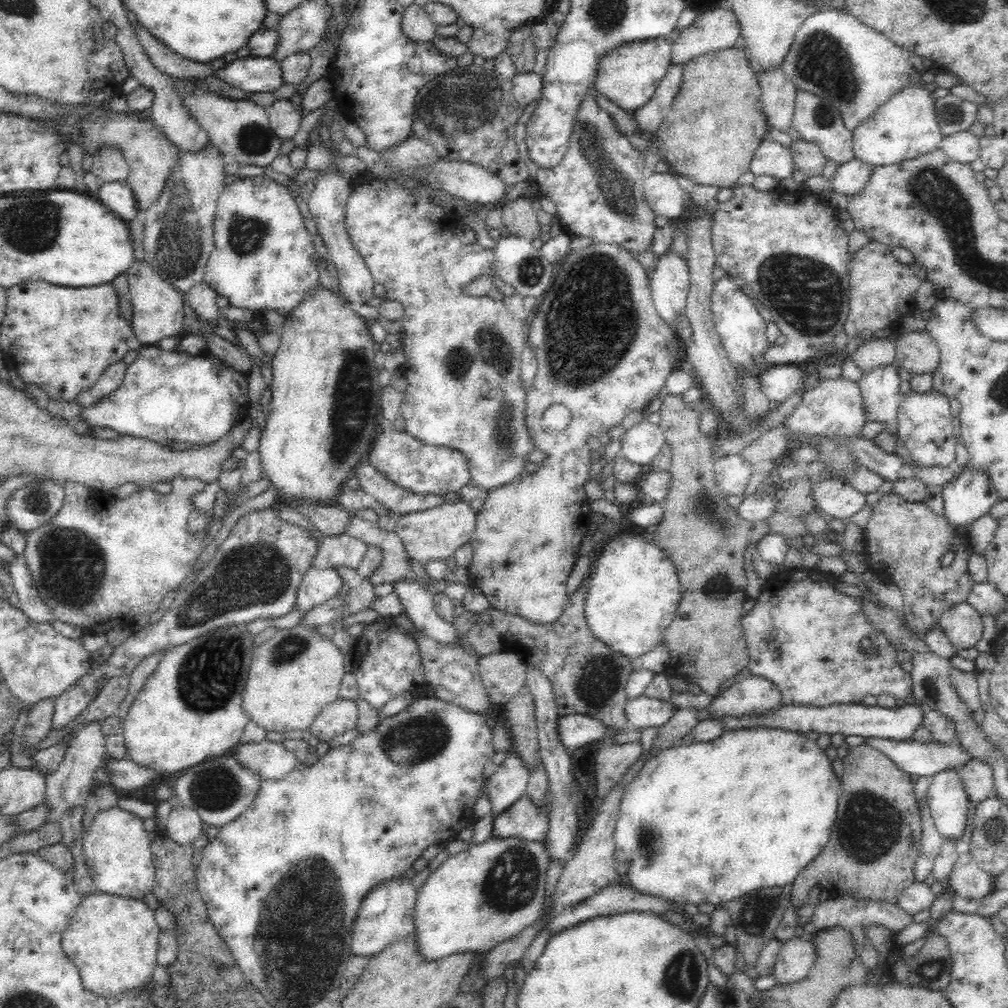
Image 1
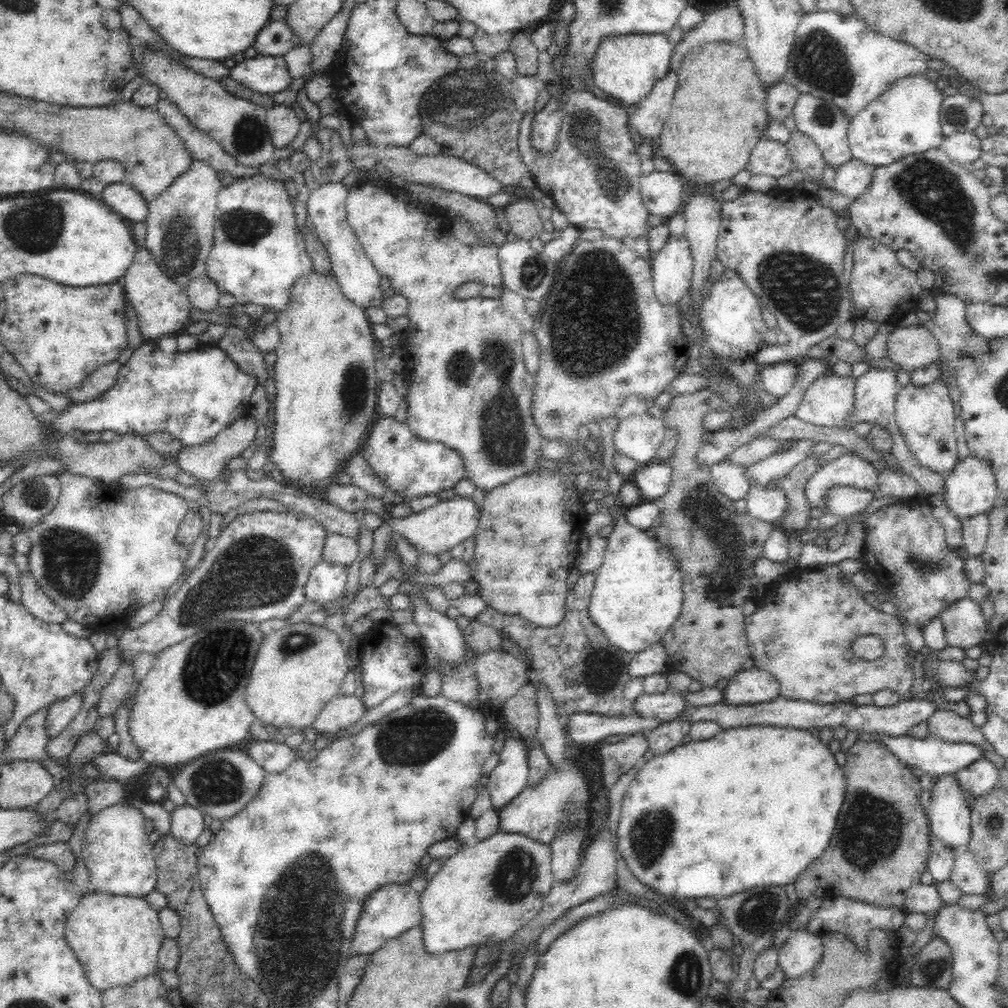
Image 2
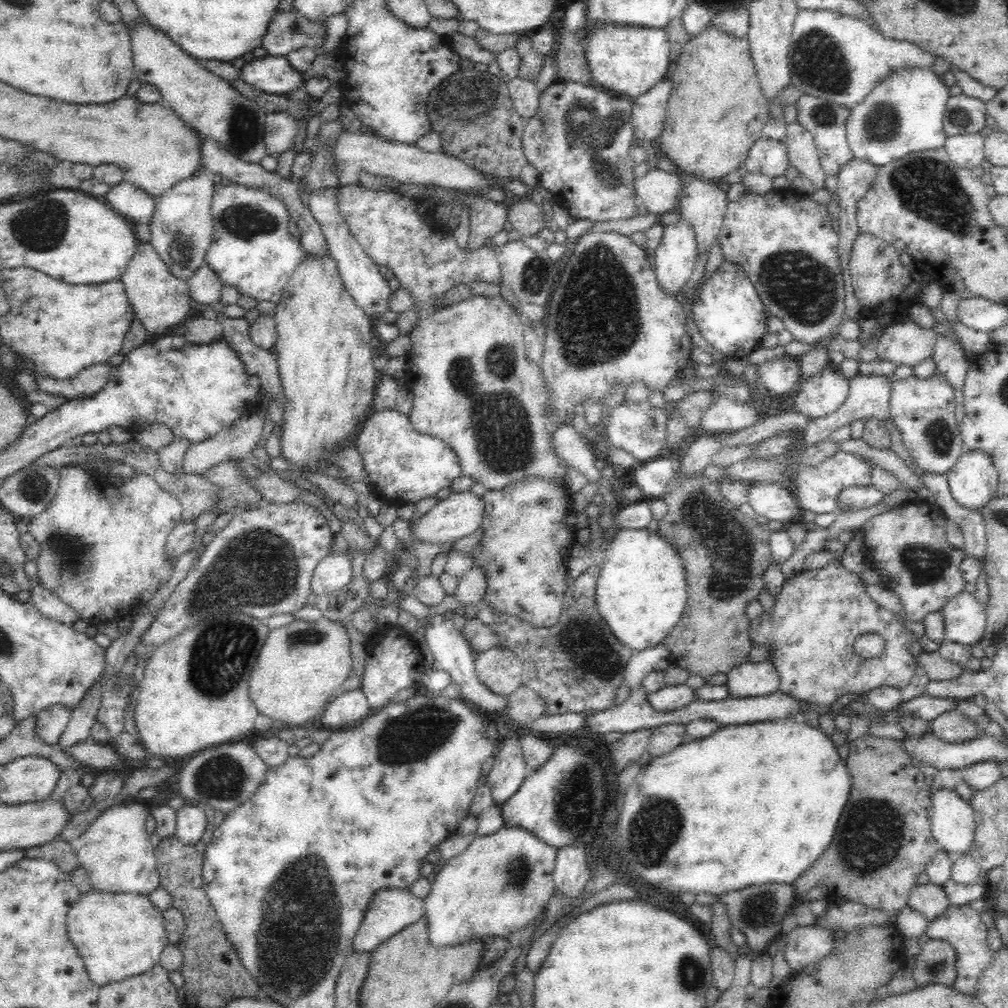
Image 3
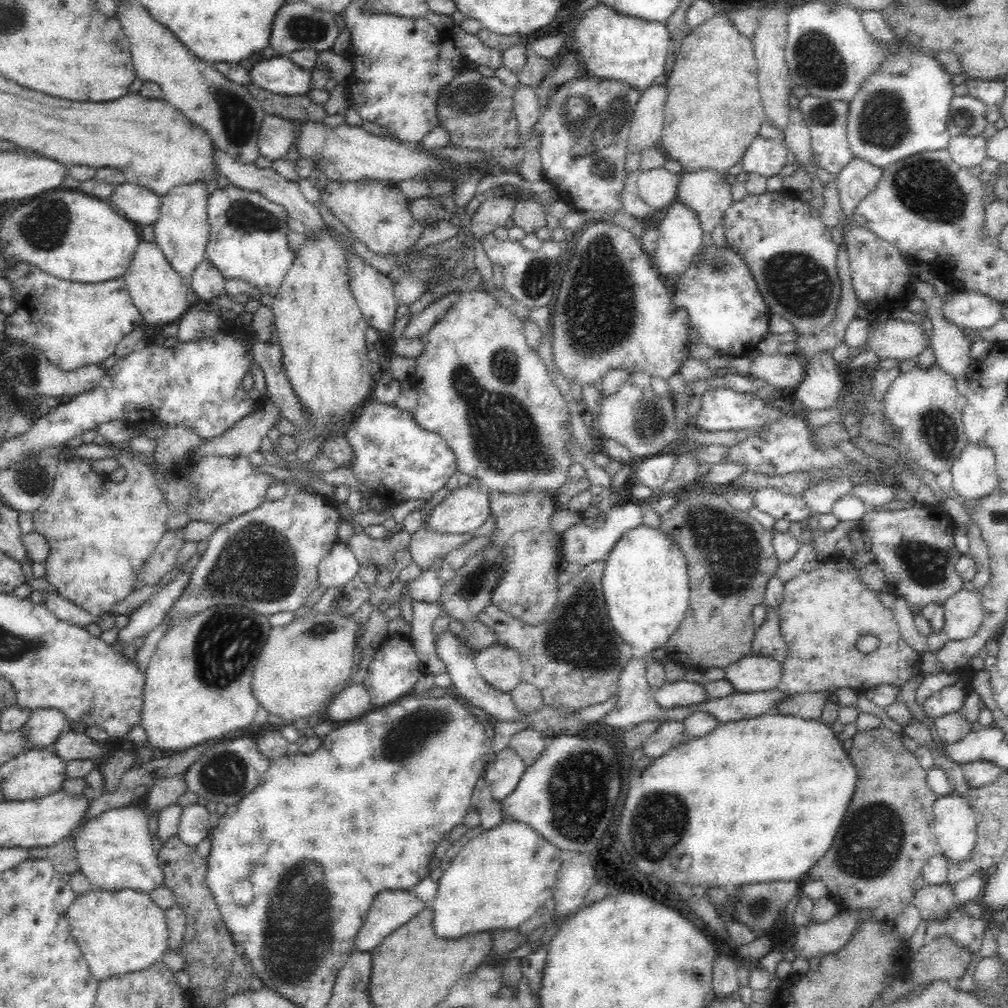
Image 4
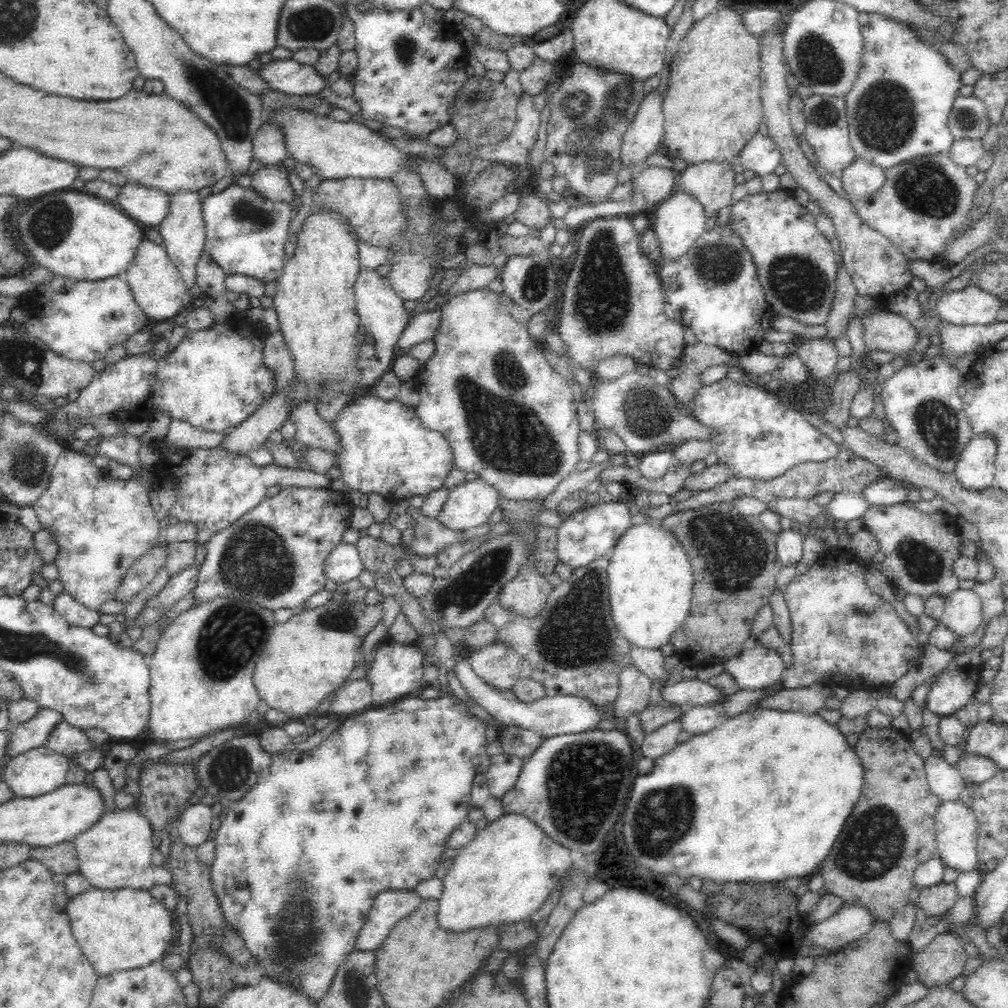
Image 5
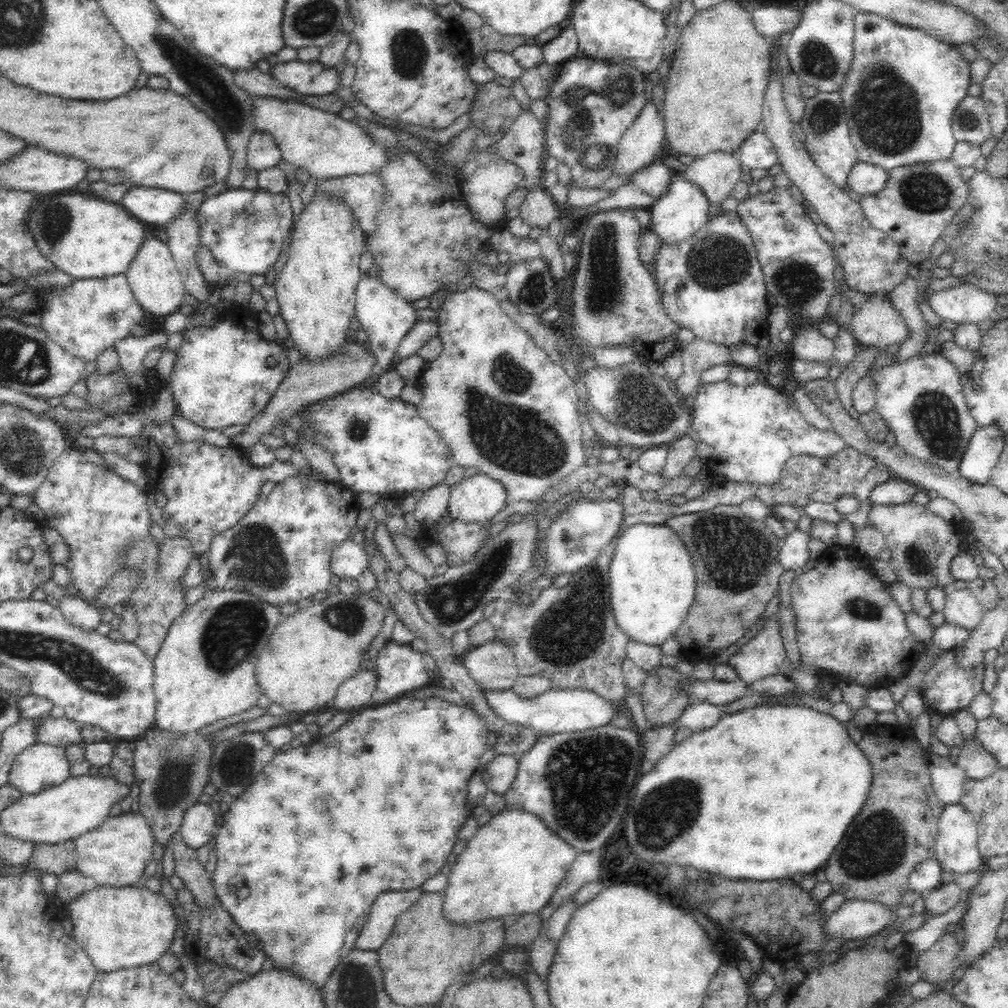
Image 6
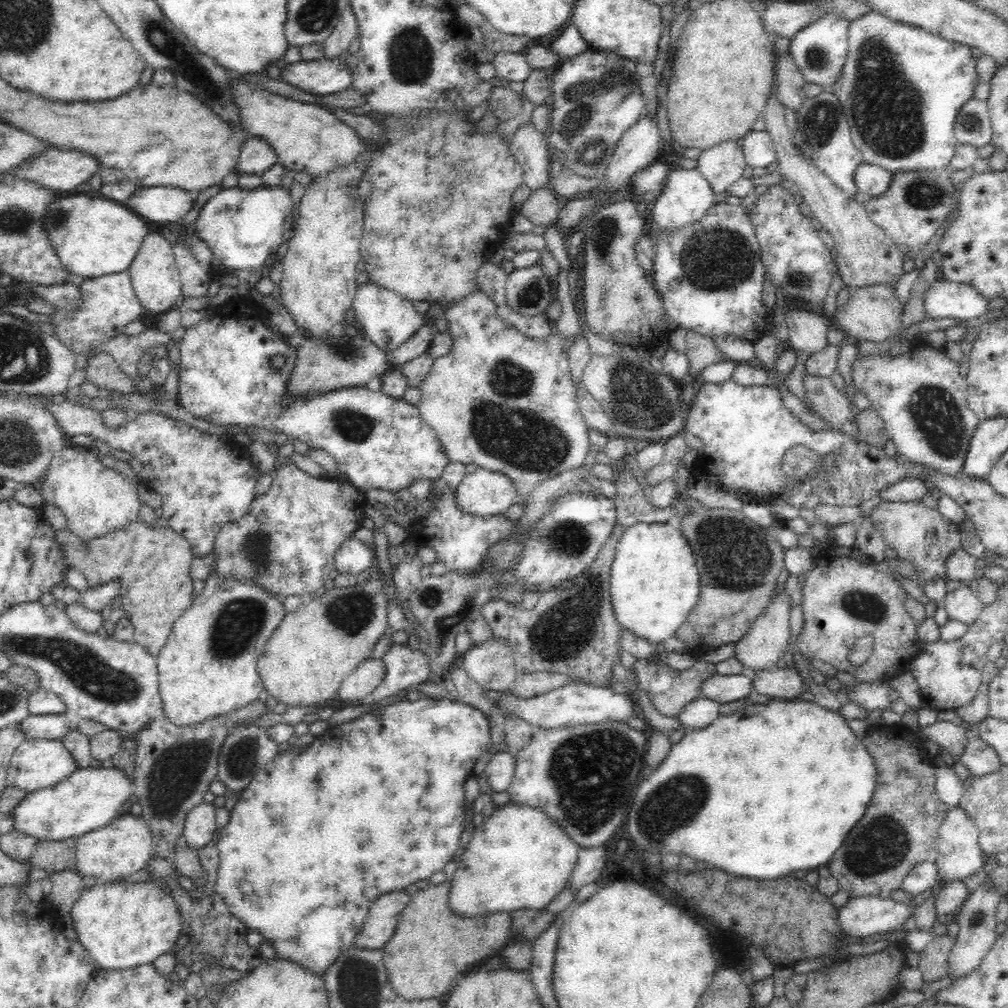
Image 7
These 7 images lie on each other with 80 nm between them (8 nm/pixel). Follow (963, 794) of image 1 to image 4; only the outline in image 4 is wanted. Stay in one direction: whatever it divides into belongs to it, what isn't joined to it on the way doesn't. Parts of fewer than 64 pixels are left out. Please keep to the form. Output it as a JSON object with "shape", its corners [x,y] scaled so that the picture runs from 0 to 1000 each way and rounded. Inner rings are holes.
{"shape":[[[942,786],[942,788],[931,790],[927,794],[926,801],[924,821],[929,828],[933,845],[941,854],[962,852],[962,847],[964,847],[969,833],[969,813],[958,791]]]}

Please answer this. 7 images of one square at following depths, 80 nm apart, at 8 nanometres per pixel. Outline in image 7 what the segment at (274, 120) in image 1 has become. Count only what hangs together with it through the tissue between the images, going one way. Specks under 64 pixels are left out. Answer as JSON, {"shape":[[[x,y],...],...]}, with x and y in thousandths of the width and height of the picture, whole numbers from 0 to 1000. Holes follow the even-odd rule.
{"shape":[[[249,134],[240,145],[235,170],[238,173],[258,174],[274,162],[277,162],[276,154],[268,143],[258,135]]]}

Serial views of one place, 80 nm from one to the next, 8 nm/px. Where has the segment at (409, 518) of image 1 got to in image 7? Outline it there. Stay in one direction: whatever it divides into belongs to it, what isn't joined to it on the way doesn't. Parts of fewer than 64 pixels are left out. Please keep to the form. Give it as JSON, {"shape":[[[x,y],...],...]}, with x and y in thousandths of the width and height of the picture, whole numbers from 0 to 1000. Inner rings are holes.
{"shape":[[[478,464],[463,470],[451,485],[456,507],[476,513],[498,511],[513,494],[506,473]]]}

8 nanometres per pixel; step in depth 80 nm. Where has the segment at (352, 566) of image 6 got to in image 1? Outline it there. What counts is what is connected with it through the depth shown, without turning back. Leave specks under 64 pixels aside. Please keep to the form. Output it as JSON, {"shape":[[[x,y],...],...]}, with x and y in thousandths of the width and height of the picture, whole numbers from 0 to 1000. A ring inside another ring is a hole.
{"shape":[[[308,563],[297,580],[293,606],[304,608],[310,603],[333,592],[340,583],[340,575],[333,565],[323,563]]]}

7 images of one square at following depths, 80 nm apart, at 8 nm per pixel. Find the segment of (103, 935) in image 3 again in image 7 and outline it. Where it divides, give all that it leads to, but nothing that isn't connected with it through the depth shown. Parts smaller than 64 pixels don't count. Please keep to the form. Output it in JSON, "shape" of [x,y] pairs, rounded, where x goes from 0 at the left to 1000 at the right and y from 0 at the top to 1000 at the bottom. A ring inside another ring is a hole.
{"shape":[[[150,874],[95,875],[72,897],[70,909],[77,935],[106,963],[152,956],[157,948],[170,944],[179,929],[179,904],[172,889]]]}

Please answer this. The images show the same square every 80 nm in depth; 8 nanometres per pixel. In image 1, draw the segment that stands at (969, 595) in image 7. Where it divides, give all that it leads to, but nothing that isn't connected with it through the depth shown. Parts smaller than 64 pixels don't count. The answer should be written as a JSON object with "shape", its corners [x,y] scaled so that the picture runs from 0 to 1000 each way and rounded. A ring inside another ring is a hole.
{"shape":[[[960,597],[948,599],[934,612],[932,622],[949,645],[966,642],[974,633],[974,610]]]}

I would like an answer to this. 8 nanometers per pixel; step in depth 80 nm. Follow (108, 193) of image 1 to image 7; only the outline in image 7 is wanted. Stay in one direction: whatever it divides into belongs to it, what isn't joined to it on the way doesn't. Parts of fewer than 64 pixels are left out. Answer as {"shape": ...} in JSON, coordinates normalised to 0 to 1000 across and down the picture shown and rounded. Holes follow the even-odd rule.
{"shape":[[[169,185],[137,186],[122,201],[150,224],[179,222],[190,206],[193,190]]]}

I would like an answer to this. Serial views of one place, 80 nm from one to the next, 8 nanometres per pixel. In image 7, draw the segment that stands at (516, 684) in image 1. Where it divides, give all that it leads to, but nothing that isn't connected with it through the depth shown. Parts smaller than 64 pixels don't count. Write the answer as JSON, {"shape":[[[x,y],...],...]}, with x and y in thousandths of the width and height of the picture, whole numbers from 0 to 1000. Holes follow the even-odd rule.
{"shape":[[[484,634],[467,640],[455,651],[454,659],[484,686],[501,687],[514,671],[508,644],[498,634]]]}

